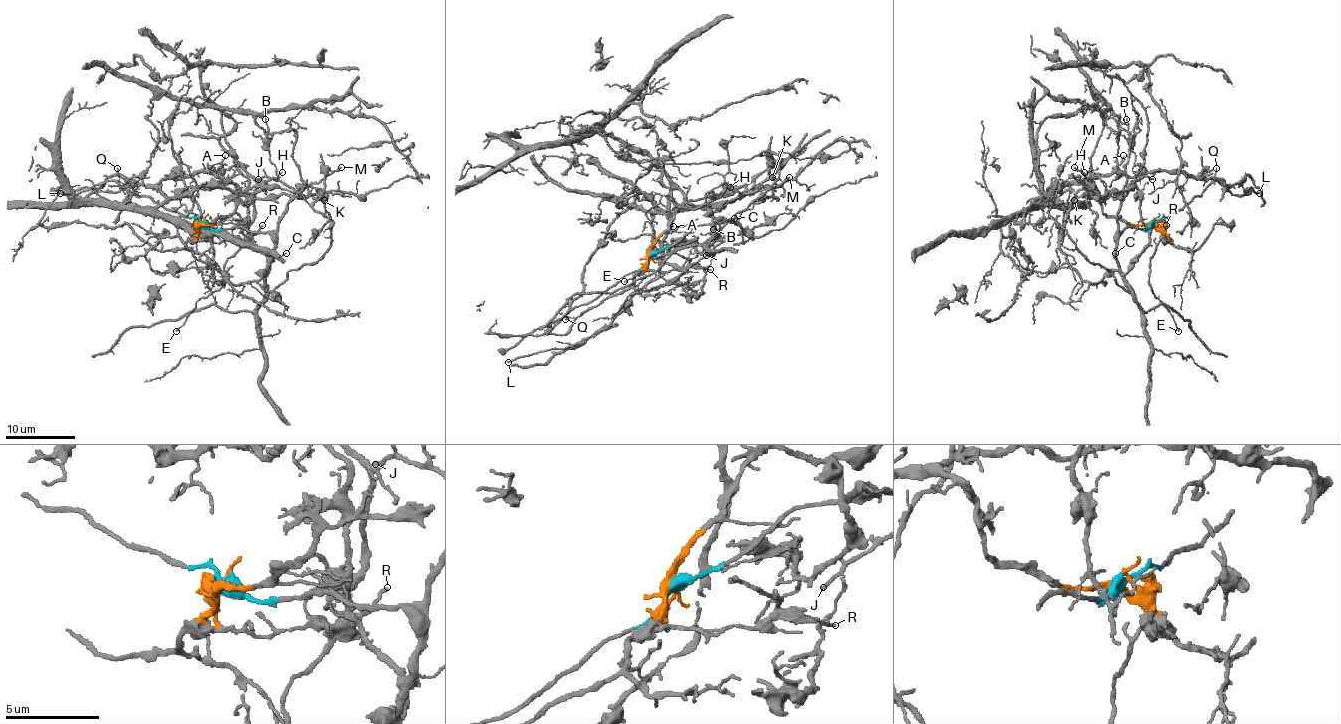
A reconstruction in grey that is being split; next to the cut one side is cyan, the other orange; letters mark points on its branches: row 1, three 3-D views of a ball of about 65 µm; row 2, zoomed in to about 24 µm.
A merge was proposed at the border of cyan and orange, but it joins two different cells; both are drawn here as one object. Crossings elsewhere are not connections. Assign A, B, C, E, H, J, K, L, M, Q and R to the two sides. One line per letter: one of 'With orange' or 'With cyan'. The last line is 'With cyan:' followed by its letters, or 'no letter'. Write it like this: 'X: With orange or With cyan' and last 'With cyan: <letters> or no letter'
A: With orange
B: With cyan
C: With cyan
E: With orange
H: With orange
J: With cyan
K: With orange
L: With orange
M: With orange
Q: With cyan
R: With orange
With cyan: B, C, J, Q

